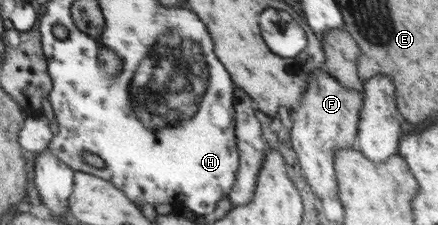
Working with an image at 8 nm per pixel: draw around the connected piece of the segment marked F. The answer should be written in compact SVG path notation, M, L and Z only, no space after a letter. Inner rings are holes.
M324 68L309 73L307 89L309 89L309 95L305 95L305 103L289 111L292 121L292 126L287 131L290 146L295 152L310 190L319 199L322 197L337 199L332 162L334 151L341 148L355 148L362 93L346 88L334 76L330 76Z

